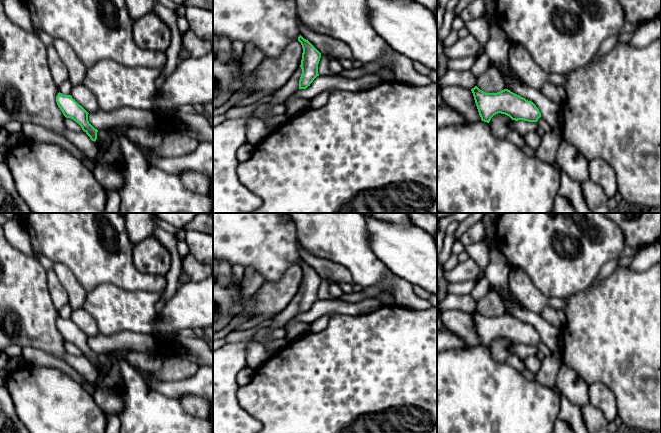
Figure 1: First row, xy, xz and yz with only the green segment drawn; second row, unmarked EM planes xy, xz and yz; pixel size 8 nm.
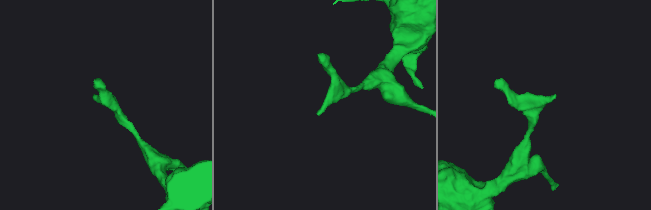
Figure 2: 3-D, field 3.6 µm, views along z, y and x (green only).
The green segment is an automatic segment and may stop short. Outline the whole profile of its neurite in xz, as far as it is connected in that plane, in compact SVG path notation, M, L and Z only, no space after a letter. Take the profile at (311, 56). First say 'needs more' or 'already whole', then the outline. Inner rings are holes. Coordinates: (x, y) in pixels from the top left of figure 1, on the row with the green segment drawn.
already whole; M301 35L298 37L298 41L303 48L301 69L302 74L299 80L299 89L306 89L313 80L319 76L318 64L321 58L321 53Z

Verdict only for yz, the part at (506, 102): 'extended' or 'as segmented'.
as segmented

